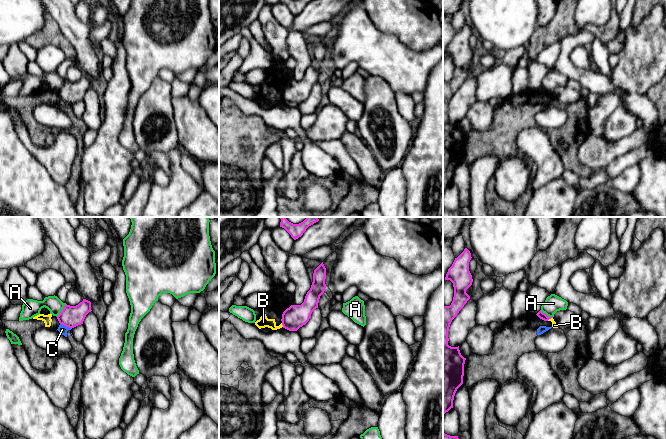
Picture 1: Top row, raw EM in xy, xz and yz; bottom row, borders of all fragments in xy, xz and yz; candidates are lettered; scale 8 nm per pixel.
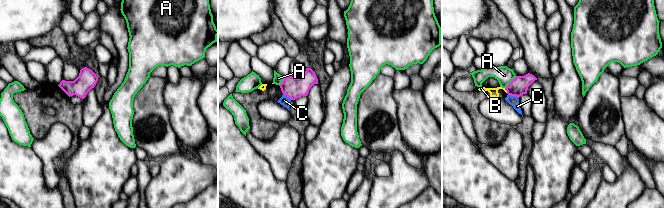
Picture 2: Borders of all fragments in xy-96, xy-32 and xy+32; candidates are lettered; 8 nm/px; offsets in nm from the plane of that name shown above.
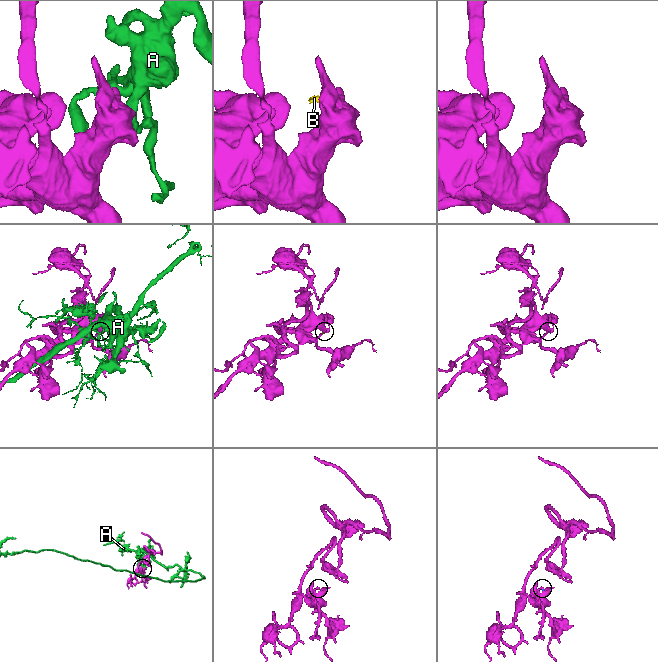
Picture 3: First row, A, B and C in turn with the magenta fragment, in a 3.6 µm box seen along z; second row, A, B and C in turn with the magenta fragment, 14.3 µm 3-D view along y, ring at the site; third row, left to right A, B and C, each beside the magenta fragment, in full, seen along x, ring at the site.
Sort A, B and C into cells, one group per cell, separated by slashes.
A / B C

